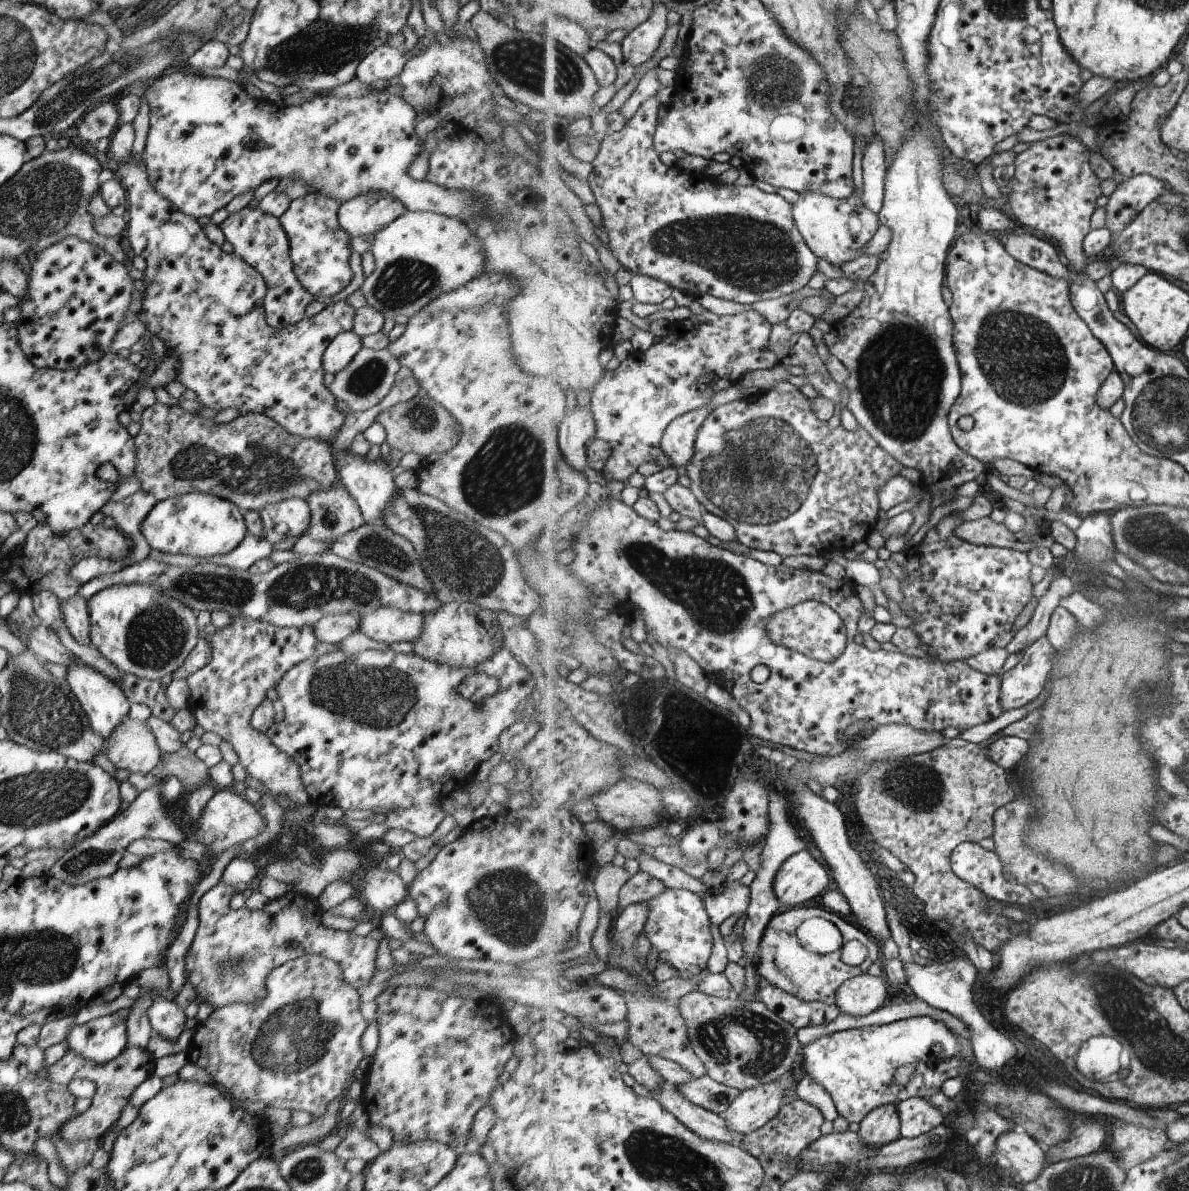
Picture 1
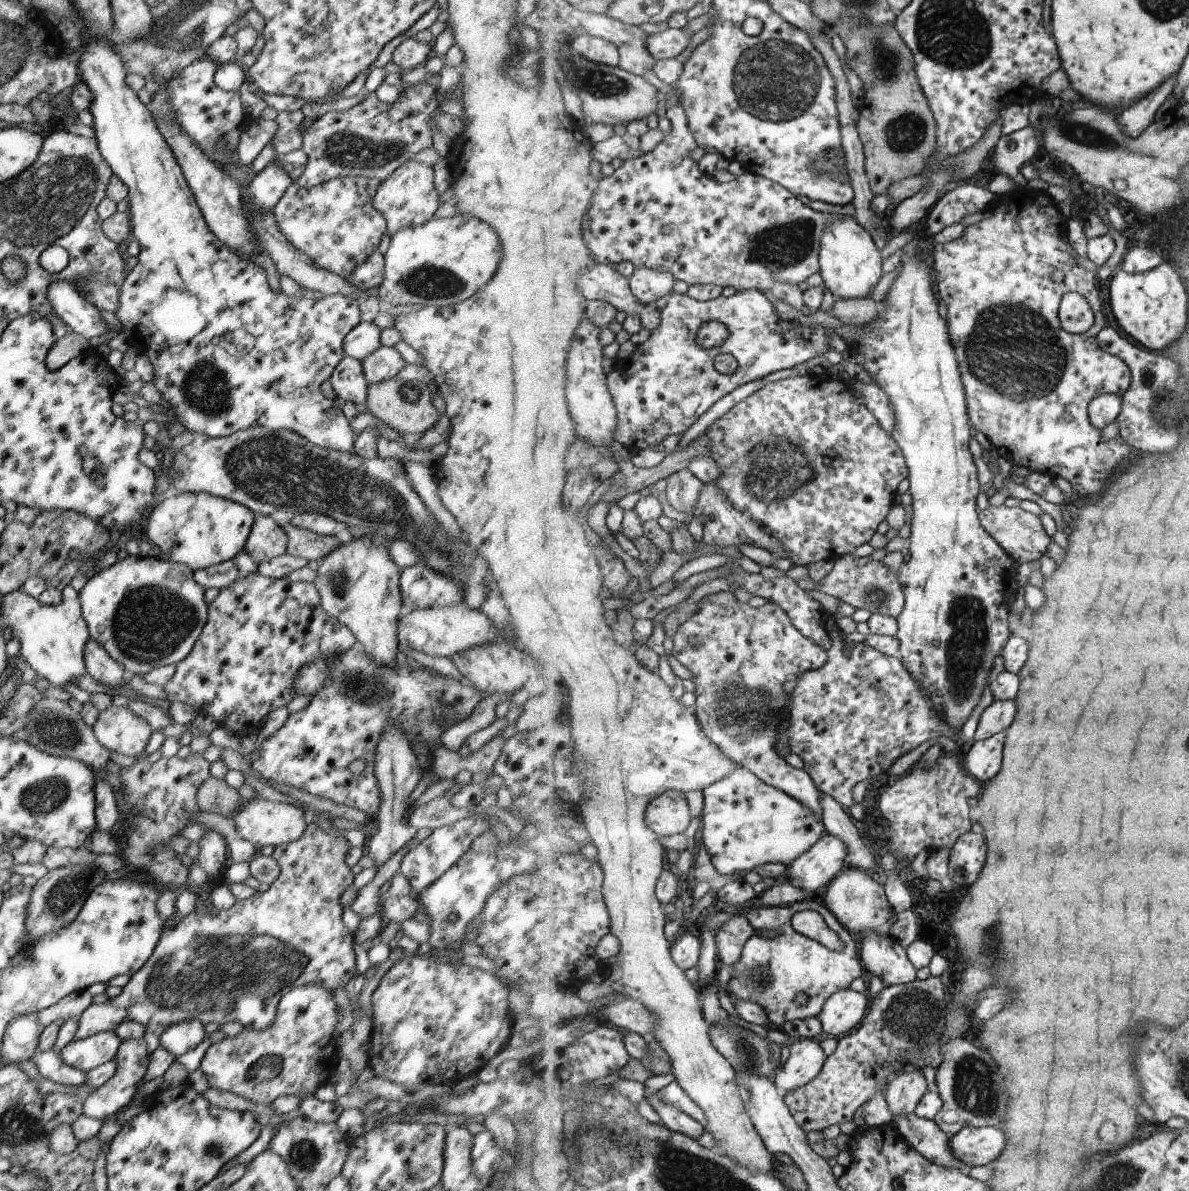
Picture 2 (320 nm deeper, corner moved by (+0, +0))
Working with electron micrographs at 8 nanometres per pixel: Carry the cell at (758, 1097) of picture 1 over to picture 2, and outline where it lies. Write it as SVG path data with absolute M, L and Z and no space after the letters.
M797 1039L789 1046L789 1057L775 1076L776 1085L786 1092L801 1088L819 1076L828 1059L820 1039Z

